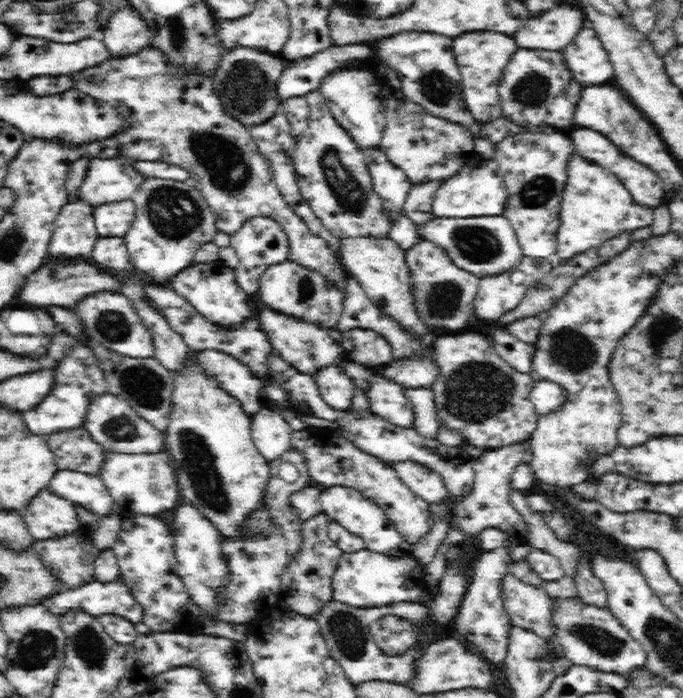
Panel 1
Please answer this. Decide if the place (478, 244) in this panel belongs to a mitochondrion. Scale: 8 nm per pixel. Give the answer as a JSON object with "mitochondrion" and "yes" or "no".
{"mitochondrion":"yes"}

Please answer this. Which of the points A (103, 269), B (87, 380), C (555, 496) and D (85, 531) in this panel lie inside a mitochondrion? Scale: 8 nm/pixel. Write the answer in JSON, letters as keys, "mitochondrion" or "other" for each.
{"A":"other","B":"other","C":"other","D":"other"}

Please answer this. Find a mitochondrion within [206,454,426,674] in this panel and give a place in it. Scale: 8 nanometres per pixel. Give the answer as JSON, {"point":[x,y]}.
{"point":[345,628]}

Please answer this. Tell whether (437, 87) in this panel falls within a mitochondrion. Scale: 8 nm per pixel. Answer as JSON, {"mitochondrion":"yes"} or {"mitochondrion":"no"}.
{"mitochondrion":"yes"}

